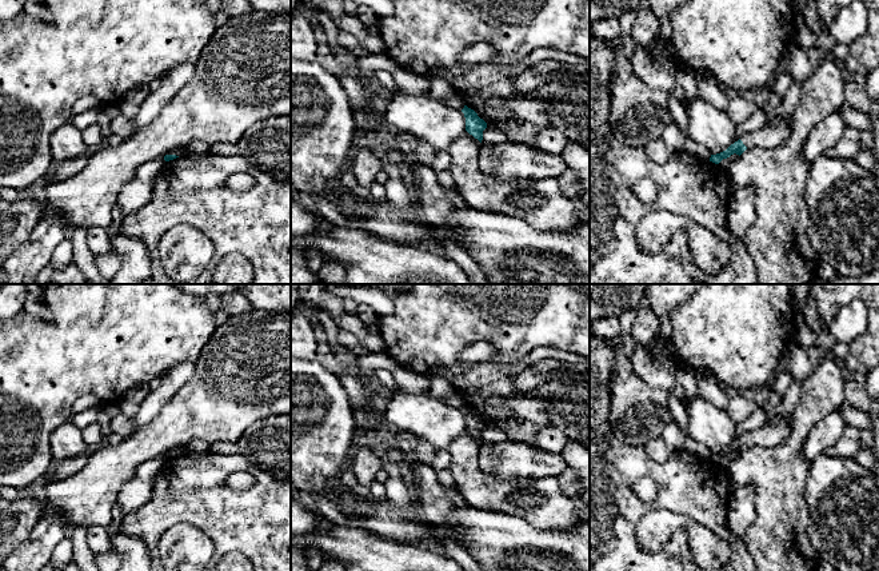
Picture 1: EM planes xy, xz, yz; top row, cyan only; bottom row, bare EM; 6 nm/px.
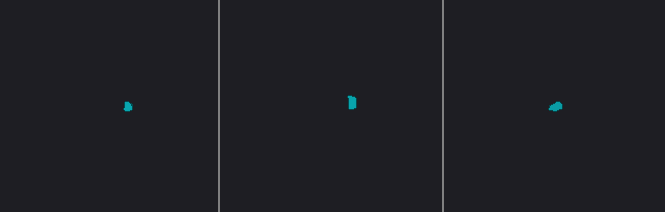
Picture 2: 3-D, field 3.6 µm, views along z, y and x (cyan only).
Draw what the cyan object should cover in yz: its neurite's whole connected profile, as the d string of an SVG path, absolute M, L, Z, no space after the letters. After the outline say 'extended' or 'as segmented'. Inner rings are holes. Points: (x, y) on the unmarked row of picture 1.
M783 418L767 422L763 427L743 434L738 440L731 443L726 450L711 454L710 460L719 463L731 454L742 454L747 447L759 446L762 448L774 448L780 446L790 436L792 419Z | extended

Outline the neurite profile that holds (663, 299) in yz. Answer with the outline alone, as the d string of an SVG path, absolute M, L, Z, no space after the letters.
M648 284L646 298L650 308L659 316L670 316L672 311L684 304L696 290L704 284Z

